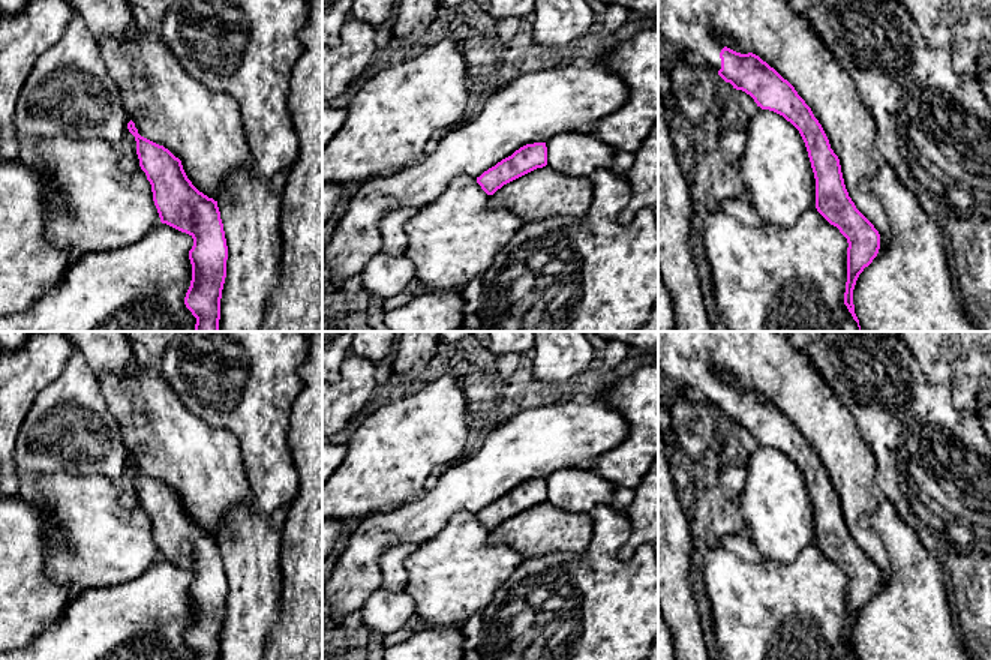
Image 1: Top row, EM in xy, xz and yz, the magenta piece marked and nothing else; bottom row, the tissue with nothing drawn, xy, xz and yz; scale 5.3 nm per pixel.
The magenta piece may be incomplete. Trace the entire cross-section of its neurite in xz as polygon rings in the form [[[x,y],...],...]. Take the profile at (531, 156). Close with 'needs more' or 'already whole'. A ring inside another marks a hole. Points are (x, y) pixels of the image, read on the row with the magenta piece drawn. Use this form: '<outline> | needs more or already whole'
[[[546,142],[526,144],[511,156],[477,177],[477,183],[489,195],[489,207],[514,212],[523,222],[547,216],[580,218],[592,204],[592,182],[589,177],[570,177],[547,165]]] | needs more

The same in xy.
[[[135,28],[124,40],[105,38],[99,42],[100,54],[111,76],[117,81],[124,108],[129,111],[129,132],[136,141],[139,166],[151,184],[153,201],[162,224],[166,224],[193,238],[189,250],[192,280],[184,297],[186,308],[196,318],[195,332],[219,332],[220,298],[226,278],[228,246],[217,207],[222,188],[241,170],[253,170],[241,122],[241,111],[235,98],[214,92],[195,80],[171,52],[159,34],[148,39]]] | needs more

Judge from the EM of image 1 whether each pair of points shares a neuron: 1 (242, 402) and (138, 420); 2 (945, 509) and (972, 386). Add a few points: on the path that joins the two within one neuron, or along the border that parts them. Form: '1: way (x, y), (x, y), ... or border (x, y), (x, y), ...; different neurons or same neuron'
1: border (170, 384), (195, 414), (224, 428); different neurons
2: border (940, 386), (960, 410), (975, 414); different neurons

